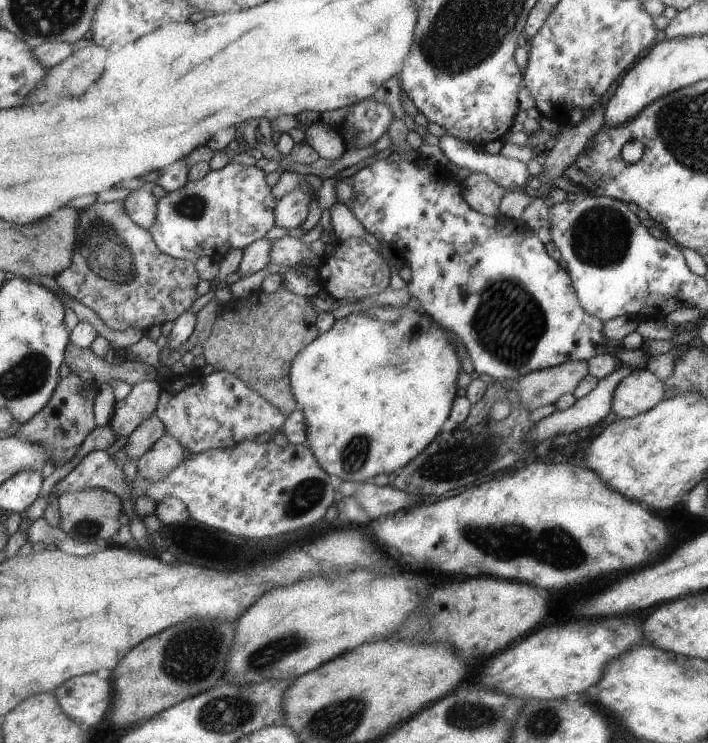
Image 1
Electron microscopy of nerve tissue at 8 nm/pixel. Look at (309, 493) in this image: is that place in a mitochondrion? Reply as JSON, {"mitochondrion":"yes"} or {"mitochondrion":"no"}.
{"mitochondrion":"yes"}

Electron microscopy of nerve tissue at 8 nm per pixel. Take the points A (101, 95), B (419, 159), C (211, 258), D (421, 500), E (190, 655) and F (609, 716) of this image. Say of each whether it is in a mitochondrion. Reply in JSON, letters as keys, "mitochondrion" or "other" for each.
{"A":"other","B":"other","C":"other","D":"other","E":"mitochondrion","F":"other"}

